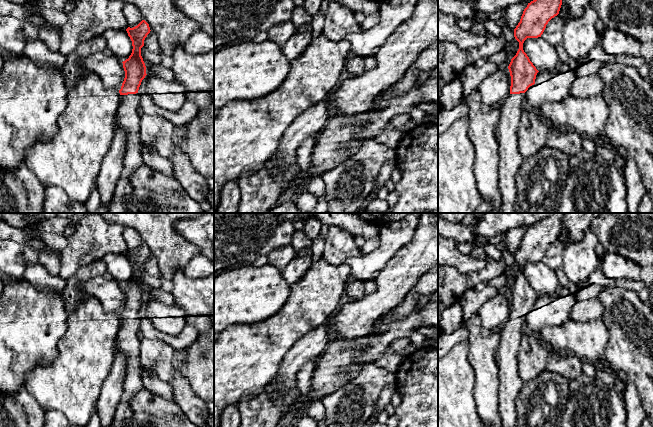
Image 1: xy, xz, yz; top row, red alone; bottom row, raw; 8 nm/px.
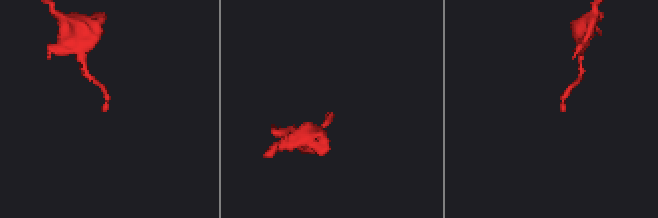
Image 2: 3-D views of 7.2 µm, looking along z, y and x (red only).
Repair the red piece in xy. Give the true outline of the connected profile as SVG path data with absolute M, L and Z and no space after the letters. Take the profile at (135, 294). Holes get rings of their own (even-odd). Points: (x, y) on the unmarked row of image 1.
M142 244L137 250L126 253L128 260L132 265L132 277L128 283L123 285L125 302L122 307L120 317L120 329L117 334L117 348L125 355L127 372L124 379L124 391L122 398L116 408L113 423L111 427L130 427L132 423L133 412L130 406L132 398L144 387L146 387L141 378L142 368L140 366L140 319L138 318L142 304L145 302L146 290L141 280L141 272L144 270L144 264L150 257L149 248Z

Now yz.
M552 213L549 217L528 227L520 246L514 253L519 273L508 290L511 300L510 318L500 327L501 337L496 351L499 376L499 413L502 427L515 427L516 398L522 387L517 373L517 355L525 316L535 308L539 296L523 274L527 262L538 262L548 246L559 238L564 213Z

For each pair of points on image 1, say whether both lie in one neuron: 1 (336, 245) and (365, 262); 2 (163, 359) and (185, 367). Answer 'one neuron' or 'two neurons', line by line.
1: two neurons
2: two neurons

